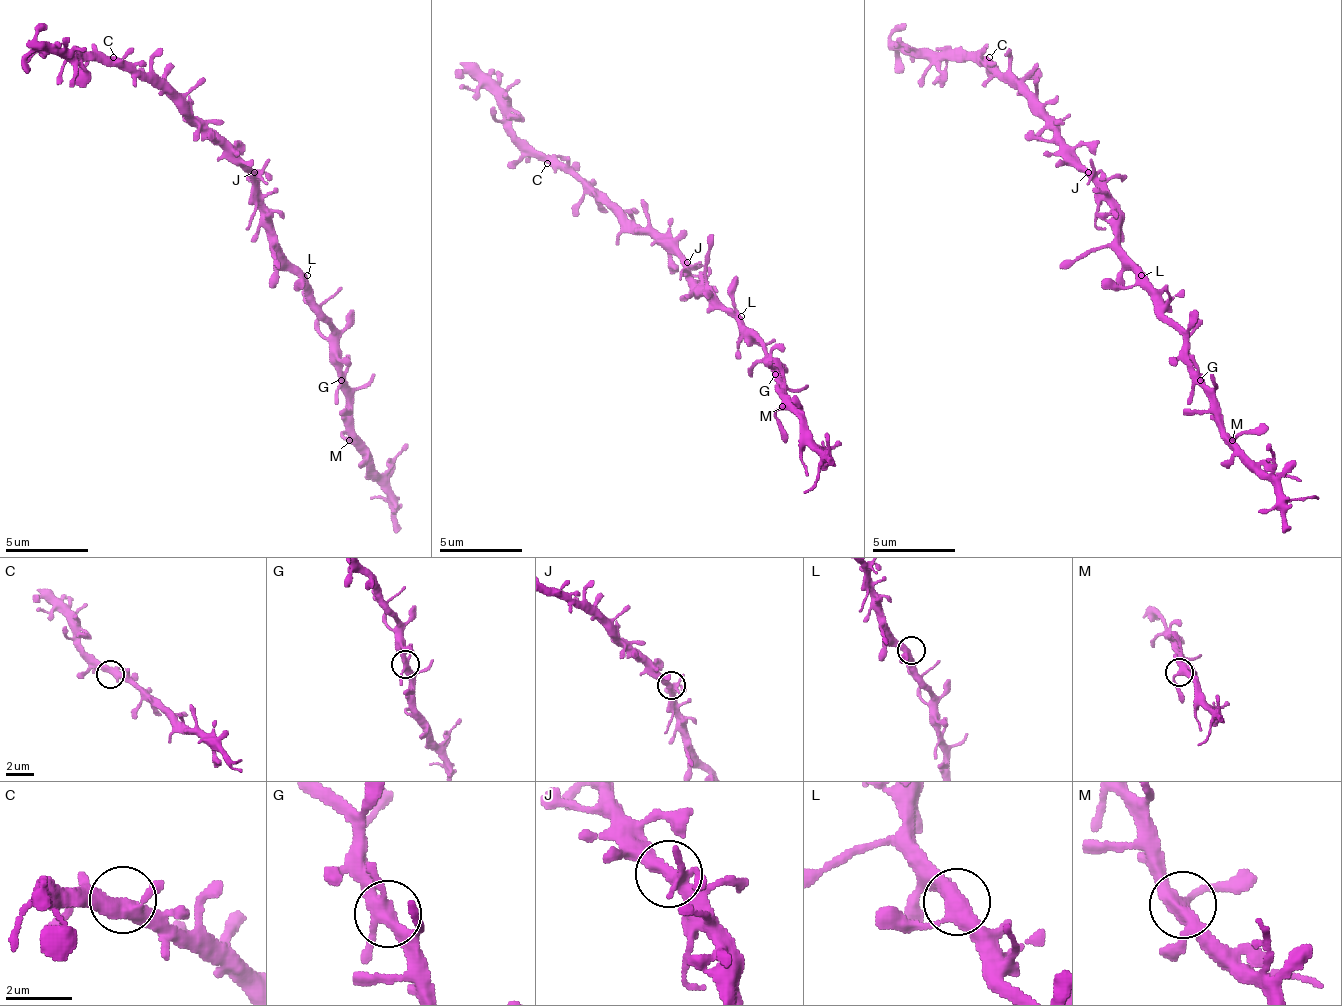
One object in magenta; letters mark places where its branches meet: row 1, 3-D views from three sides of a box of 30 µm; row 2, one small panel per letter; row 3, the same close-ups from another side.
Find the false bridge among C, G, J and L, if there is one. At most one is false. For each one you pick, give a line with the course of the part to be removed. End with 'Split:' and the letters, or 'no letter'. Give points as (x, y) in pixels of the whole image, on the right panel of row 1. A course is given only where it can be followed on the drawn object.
Split: no letter

